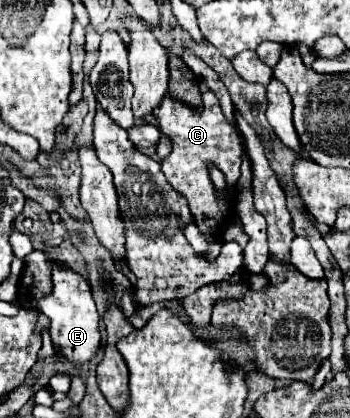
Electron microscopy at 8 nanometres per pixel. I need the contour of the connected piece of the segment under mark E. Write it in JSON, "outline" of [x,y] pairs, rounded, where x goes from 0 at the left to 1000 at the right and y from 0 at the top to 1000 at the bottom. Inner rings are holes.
{"outline":[[[154,644],[149,677],[154,677],[154,701],[114,720],[114,739],[149,768],[143,801],[149,801],[149,821],[154,821],[166,849],[189,868],[206,868],[211,878],[223,878],[240,864],[257,864],[286,830],[286,792],[280,792],[286,754],[274,744],[274,725],[263,715],[257,682],[246,677],[246,667],[229,653],[211,653],[206,644]]]}

